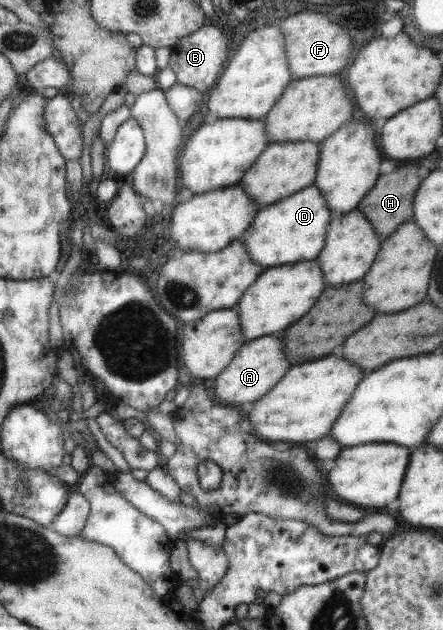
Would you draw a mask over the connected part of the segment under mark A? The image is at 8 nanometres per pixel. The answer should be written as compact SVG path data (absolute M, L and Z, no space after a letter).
M267 334L255 340L247 340L235 353L233 360L211 380L210 390L216 400L223 404L253 404L265 396L285 376L291 366L285 350L283 350L282 335Z

